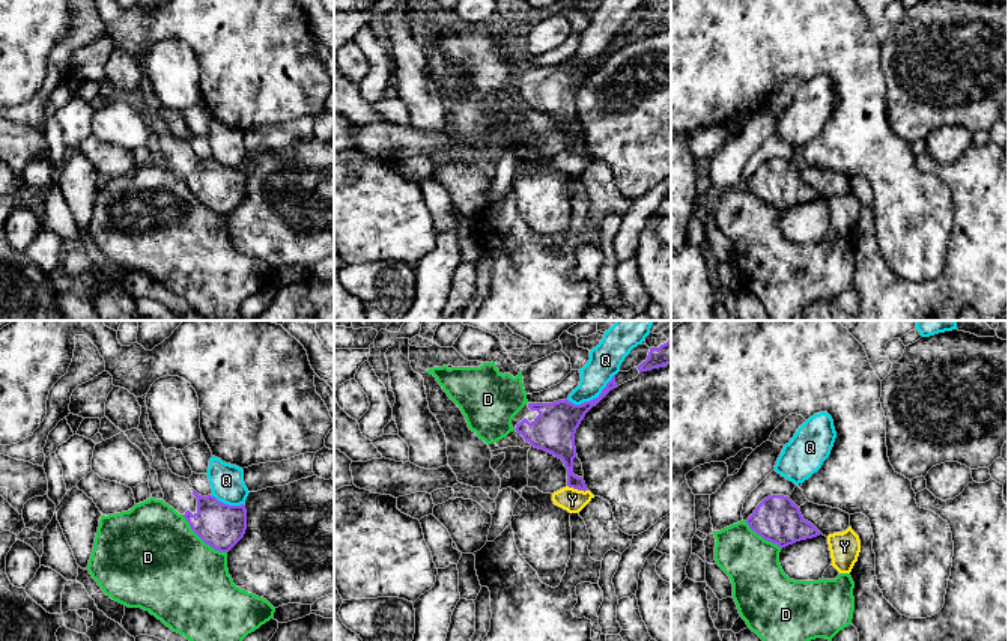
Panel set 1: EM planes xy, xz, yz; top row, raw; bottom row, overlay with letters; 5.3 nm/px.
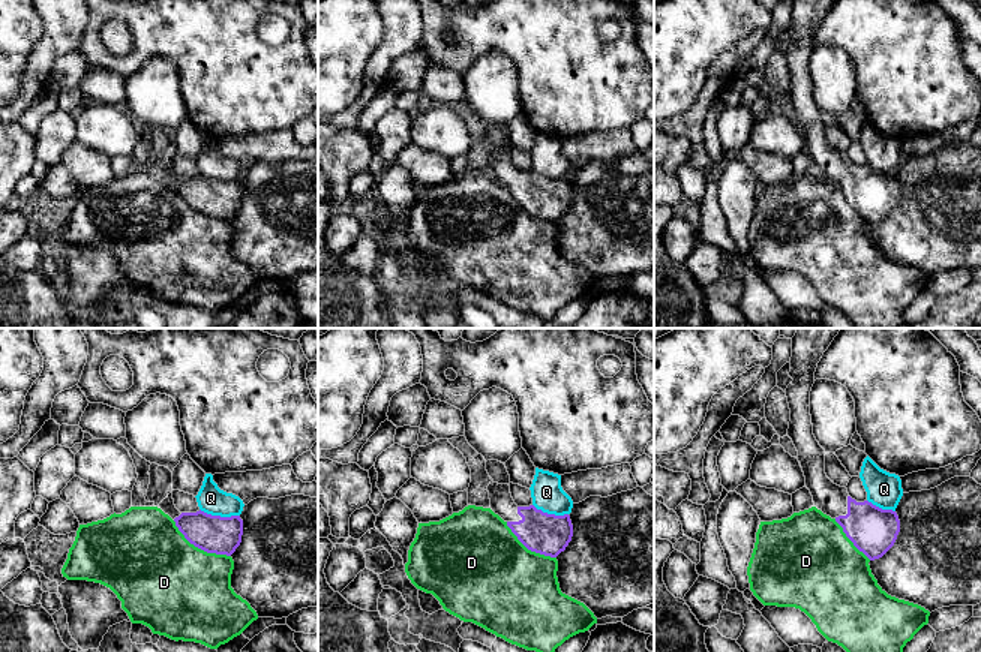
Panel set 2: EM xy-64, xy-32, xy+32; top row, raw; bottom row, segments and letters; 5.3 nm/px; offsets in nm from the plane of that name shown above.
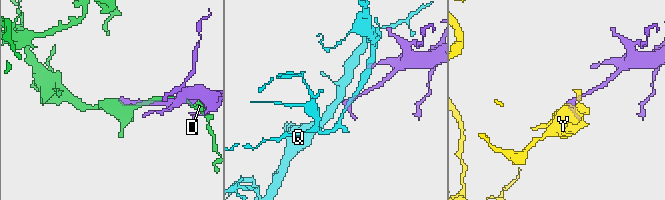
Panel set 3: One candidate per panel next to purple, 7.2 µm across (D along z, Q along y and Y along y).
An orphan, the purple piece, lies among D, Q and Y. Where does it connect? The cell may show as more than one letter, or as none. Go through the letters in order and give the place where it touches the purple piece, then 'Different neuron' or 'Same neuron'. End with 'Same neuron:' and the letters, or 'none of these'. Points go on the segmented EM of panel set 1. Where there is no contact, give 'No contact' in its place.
D: Touches purple at xy (202, 539). Different neuron
Q: Touches purple at xz (593, 399). Different neuron
Y: Touches purple at xz (578, 489). Different neuron
Same neuron: none of these

